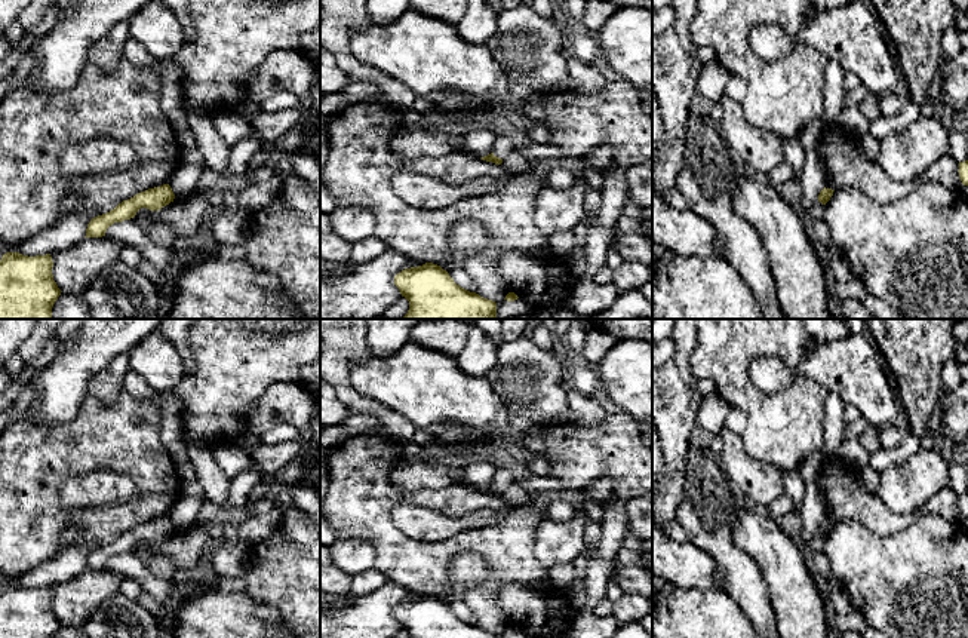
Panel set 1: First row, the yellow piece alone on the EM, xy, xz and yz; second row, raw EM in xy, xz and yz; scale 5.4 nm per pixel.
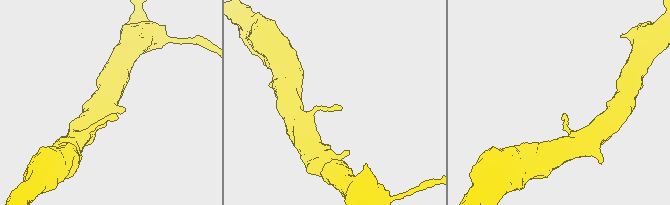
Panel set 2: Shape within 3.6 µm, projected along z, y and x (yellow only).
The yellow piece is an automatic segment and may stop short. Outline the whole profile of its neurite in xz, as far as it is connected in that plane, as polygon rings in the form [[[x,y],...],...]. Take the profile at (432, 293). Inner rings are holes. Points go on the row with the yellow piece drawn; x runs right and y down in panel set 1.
[[[433,263],[405,269],[394,285],[409,301],[402,319],[497,319],[497,303],[470,292]]]

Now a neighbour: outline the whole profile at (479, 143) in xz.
[[[486,126],[477,131],[471,131],[464,135],[464,142],[457,148],[474,157],[485,157],[492,153],[492,145],[500,134],[500,126]]]

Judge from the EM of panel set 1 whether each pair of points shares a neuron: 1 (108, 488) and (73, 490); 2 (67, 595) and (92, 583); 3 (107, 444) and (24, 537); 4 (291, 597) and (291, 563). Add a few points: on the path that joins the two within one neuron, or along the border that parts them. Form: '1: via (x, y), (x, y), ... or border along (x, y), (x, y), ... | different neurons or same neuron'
1: via (100, 488), (82, 490) | same neuron
2: via (73, 595), (80, 595), (86, 589) | same neuron
3: via (79, 454), (28, 509) | same neuron
4: via (291, 588), (291, 571) | same neuron

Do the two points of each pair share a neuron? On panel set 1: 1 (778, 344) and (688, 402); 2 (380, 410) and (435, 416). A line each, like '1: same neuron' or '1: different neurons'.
1: different neurons
2: different neurons

